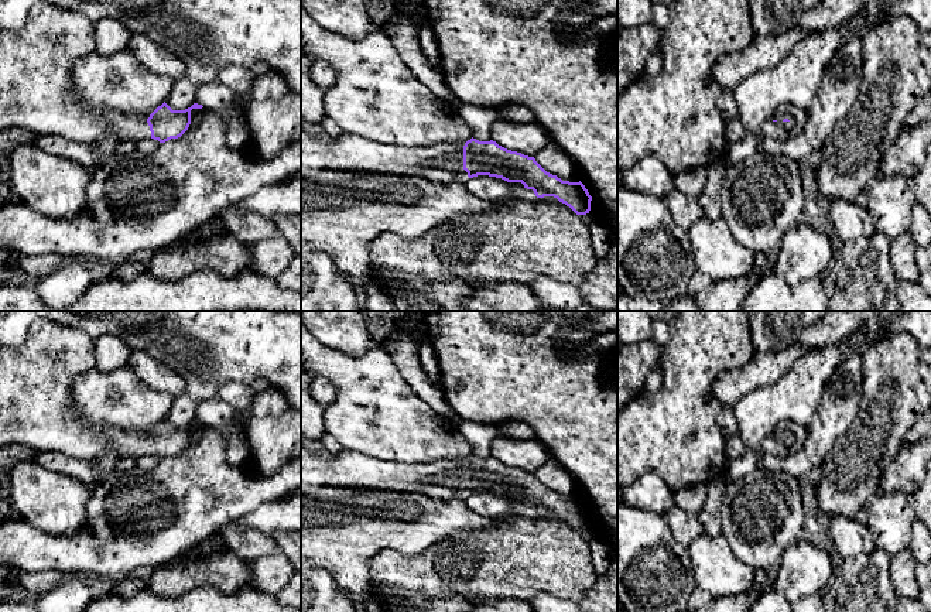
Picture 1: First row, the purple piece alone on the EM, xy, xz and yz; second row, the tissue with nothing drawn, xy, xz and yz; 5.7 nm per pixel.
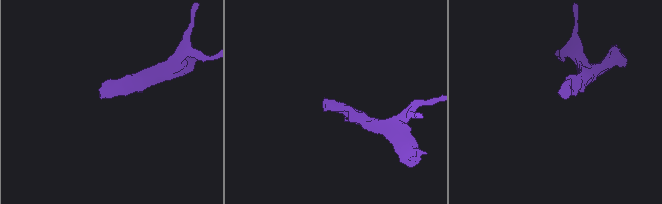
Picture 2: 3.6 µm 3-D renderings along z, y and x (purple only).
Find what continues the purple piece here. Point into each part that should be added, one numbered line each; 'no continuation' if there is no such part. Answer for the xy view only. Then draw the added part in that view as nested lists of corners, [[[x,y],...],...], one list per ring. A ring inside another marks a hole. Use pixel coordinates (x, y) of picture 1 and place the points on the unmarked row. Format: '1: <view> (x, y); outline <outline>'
1: xy (36, 379); outline [[[38,318],[28,328],[28,336],[23,346],[17,349],[0,348],[0,448],[10,444],[20,444],[35,451],[48,451],[48,452],[61,452],[64,455],[93,459],[107,451],[116,451],[120,458],[141,458],[146,455],[151,455],[150,442],[147,438],[136,438],[131,432],[126,432],[121,430],[106,430],[106,428],[86,428],[69,410],[72,404],[72,380],[76,376],[85,375],[86,372],[95,367],[95,339],[82,332],[81,329],[75,329],[65,324],[58,324],[49,318]]]

